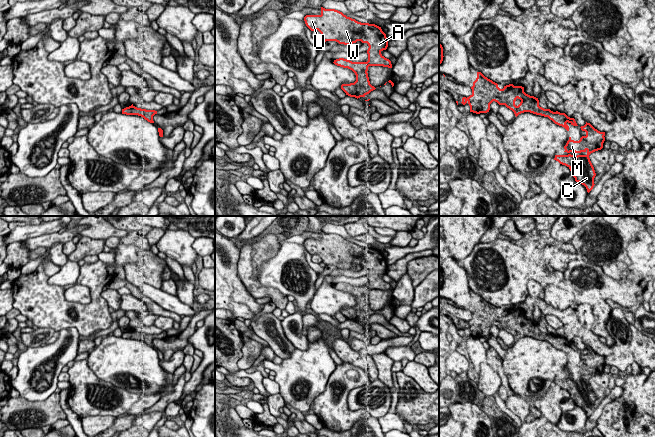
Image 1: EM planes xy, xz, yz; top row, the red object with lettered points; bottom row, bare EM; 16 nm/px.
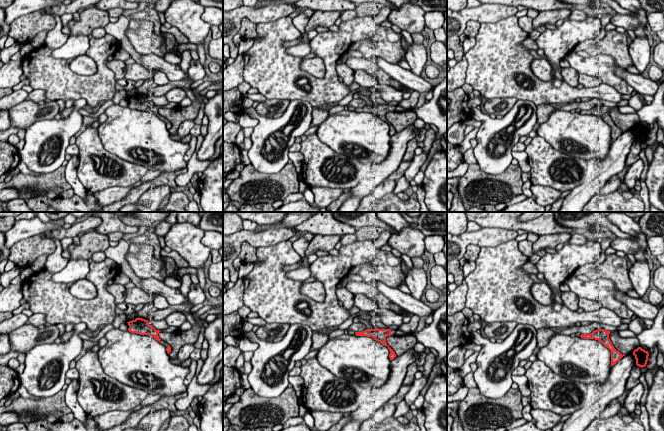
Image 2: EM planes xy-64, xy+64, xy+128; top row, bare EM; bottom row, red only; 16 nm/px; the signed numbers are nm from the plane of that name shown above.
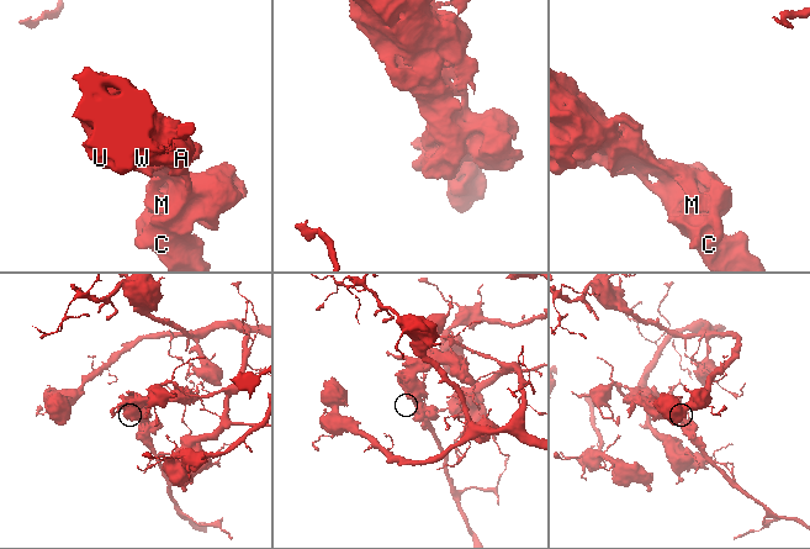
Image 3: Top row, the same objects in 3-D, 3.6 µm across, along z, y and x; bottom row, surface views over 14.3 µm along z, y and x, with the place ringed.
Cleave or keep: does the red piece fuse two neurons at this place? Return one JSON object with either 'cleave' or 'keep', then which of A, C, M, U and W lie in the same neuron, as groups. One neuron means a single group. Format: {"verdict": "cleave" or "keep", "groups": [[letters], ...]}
{"verdict": "cleave", "groups": [["A", "U", "W"], ["C", "M"]]}

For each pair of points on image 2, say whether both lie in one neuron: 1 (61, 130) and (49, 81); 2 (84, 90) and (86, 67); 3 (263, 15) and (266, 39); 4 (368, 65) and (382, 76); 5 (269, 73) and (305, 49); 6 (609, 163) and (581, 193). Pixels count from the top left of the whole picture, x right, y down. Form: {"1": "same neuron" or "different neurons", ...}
{"1": "different neurons", "2": "different neurons", "3": "different neurons", "4": "same neuron", "5": "different neurons", "6": "same neuron"}

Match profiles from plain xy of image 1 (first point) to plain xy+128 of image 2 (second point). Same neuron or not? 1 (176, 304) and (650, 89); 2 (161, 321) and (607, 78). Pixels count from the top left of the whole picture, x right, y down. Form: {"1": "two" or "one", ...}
{"1": "one", "2": "two"}

